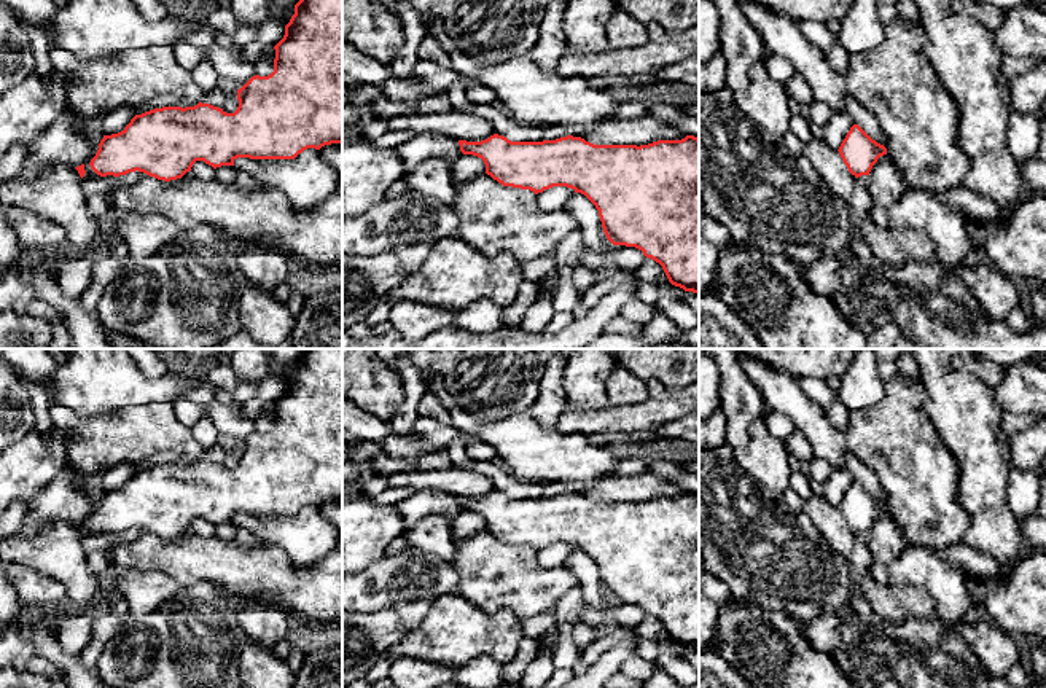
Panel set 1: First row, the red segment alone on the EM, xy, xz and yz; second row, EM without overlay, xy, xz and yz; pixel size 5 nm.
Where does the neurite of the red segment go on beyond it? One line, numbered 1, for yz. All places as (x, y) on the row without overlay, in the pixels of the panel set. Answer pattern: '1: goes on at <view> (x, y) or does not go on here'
1: does not go on here

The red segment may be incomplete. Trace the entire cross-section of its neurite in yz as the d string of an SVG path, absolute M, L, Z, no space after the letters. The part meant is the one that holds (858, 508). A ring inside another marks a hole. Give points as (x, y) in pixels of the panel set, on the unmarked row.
M858 481L850 484L837 508L857 535L869 532L877 516L887 511L887 505L872 497Z

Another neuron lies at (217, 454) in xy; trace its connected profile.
M217 443L215 446L210 446L210 448L204 449L201 452L199 459L210 460L213 463L223 465L229 451L231 449L228 446L224 446L221 443Z

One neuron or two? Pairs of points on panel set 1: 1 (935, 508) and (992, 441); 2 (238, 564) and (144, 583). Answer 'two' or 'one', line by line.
1: two
2: two

